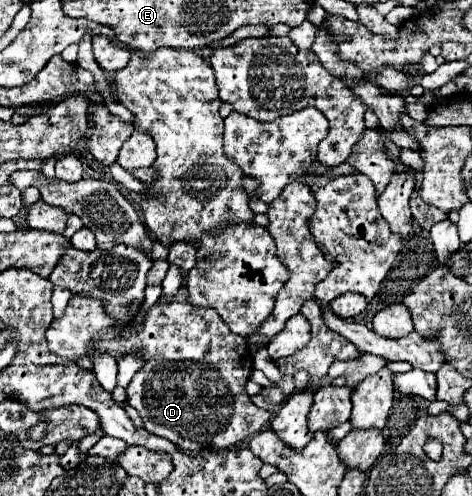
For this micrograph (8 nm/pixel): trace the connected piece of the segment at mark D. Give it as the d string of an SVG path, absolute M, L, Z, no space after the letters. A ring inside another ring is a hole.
M184 285L170 301L160 297L144 315L142 315L142 301L132 303L130 321L122 323L122 327L118 327L116 331L108 331L110 327L114 327L114 319L104 311L104 303L96 297L84 297L76 293L70 297L64 315L50 323L50 329L46 331L46 339L52 353L72 361L84 355L98 355L98 353L108 353L114 359L124 355L140 357L144 361L144 367L134 375L126 391L128 391L128 403L140 413L146 431L168 439L182 451L200 451L204 445L210 445L214 449L226 449L262 431L270 421L270 413L252 405L250 395L246 393L244 387L252 373L252 353L246 345L246 339L232 333L222 321L222 317L214 313L214 309L202 309L190 305L188 291ZM136 319L142 325L138 325L138 329L132 331L130 323L132 321L136 323Z

